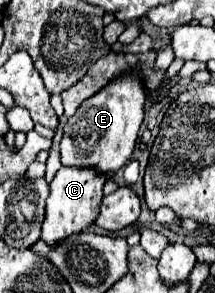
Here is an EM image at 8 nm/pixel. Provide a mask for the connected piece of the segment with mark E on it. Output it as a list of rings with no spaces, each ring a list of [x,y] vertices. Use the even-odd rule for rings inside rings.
[[[125,75],[121,79],[115,79],[113,83],[103,87],[97,95],[87,99],[73,117],[69,117],[61,139],[61,163],[65,167],[97,167],[105,177],[117,173],[123,165],[127,165],[127,161],[133,155],[143,125],[143,113],[145,113],[143,79],[139,75]]]

